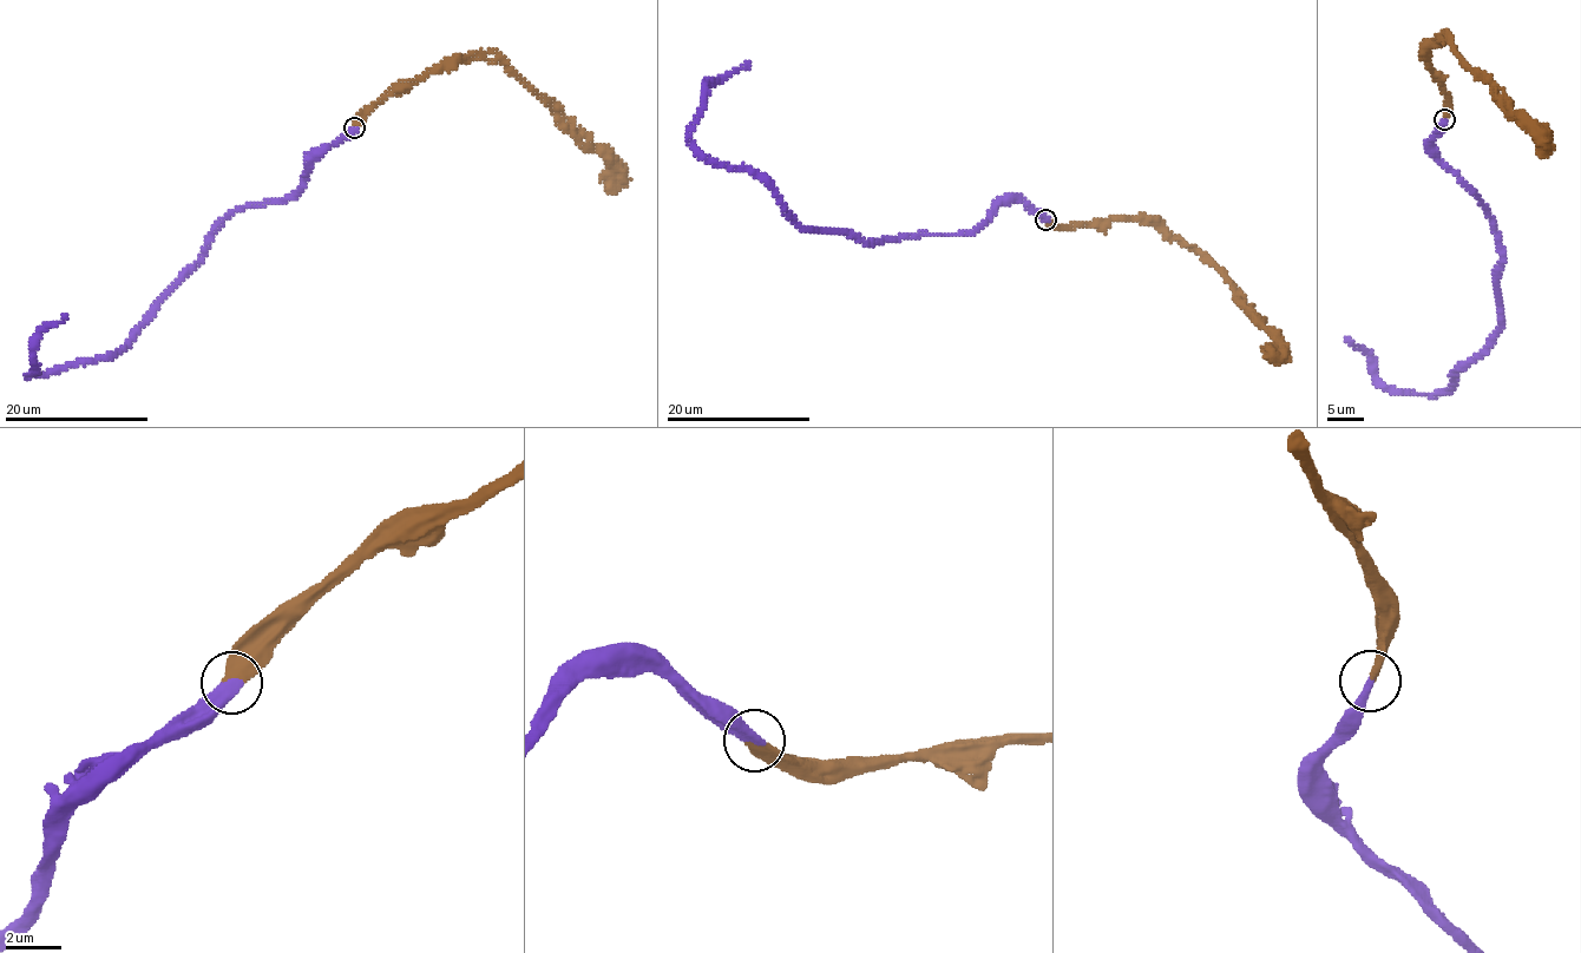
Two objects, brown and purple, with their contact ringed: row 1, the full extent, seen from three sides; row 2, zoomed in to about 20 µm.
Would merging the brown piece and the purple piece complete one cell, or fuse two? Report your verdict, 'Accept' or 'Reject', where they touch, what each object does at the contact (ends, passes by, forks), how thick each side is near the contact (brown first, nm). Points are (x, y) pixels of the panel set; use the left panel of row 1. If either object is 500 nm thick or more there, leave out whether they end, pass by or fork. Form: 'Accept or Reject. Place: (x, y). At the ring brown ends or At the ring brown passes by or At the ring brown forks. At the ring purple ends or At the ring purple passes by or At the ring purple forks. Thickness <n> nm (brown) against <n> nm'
Accept. Place: (354, 127). At the ring brown ends. At the ring purple ends. Thickness 360 nm (brown) against 400 nm

